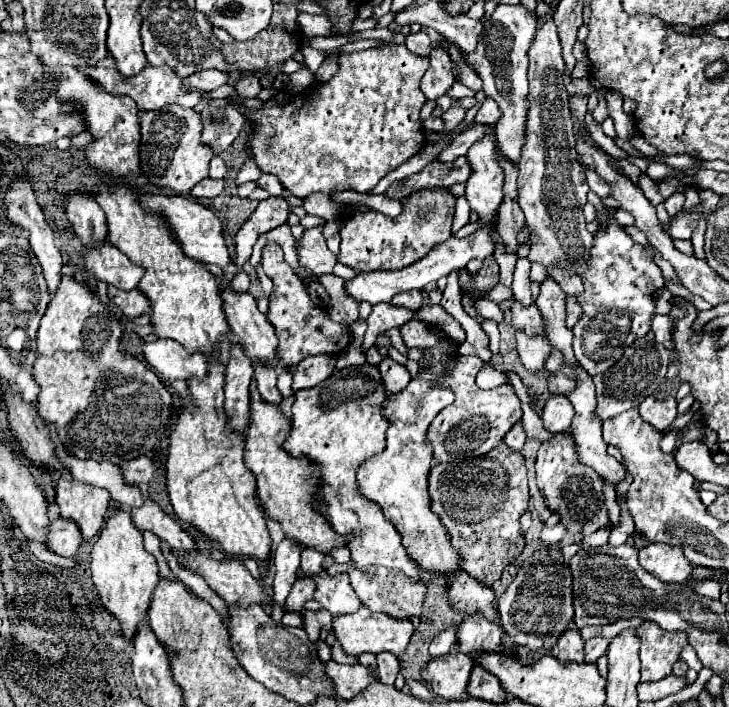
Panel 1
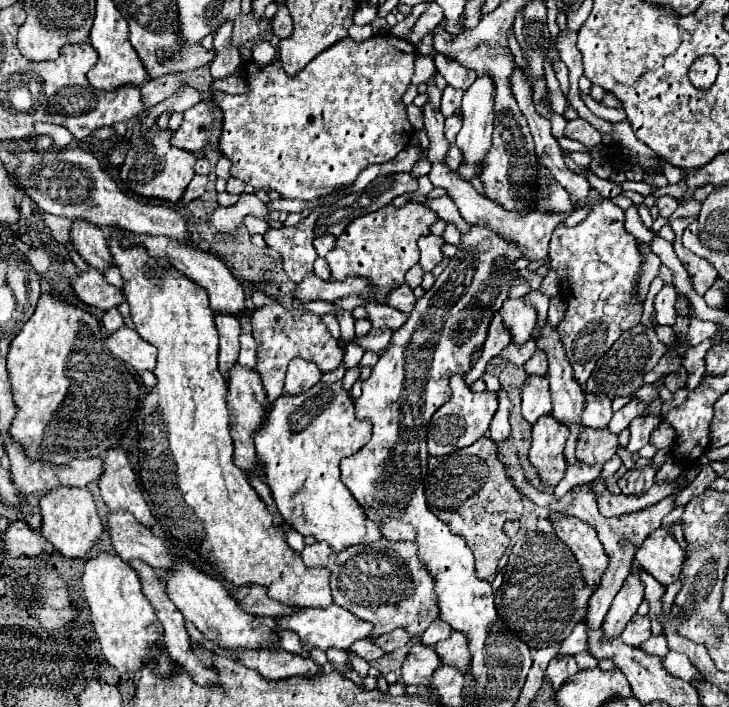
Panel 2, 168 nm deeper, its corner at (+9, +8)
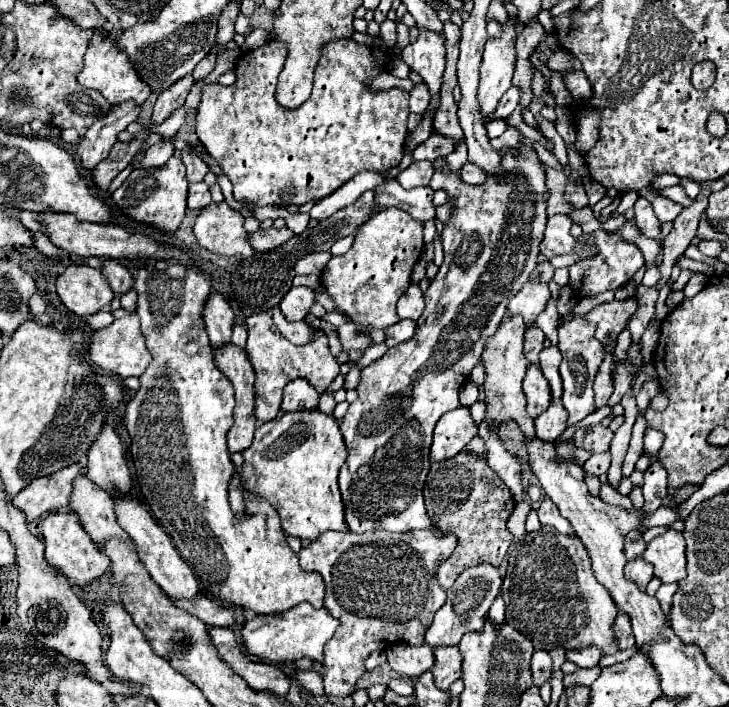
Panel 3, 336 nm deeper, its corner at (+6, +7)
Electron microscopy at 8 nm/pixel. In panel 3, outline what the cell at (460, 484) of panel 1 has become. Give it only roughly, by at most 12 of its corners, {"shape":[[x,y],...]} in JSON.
{"shape":[[433,462],[425,508],[459,538],[437,570],[445,590],[473,564],[499,566],[515,508],[487,462]]}

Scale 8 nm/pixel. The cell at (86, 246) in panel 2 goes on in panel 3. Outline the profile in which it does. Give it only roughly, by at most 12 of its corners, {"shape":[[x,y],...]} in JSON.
{"shape":[[105,260],[101,272],[115,294],[133,290],[131,272],[117,260]]}

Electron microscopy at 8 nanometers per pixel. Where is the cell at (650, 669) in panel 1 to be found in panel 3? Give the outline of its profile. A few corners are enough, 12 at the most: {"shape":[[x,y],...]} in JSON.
{"shape":[[617,614],[613,632],[619,650],[635,646],[629,618]]}

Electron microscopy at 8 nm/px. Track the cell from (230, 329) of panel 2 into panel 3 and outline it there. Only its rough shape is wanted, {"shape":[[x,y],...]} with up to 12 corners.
{"shape":[[219,292],[209,294],[203,322],[211,346],[229,342],[235,316]]}

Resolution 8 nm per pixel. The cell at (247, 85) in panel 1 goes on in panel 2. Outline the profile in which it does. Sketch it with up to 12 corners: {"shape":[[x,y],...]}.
{"shape":[[224,23],[214,37],[216,57],[210,63],[214,79],[234,75],[240,53],[230,45],[232,23]]}

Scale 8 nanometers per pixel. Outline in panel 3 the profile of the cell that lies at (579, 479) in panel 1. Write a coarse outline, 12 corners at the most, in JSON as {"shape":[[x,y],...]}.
{"shape":[[561,400],[535,418],[535,434],[555,442],[565,432],[567,412]]}

